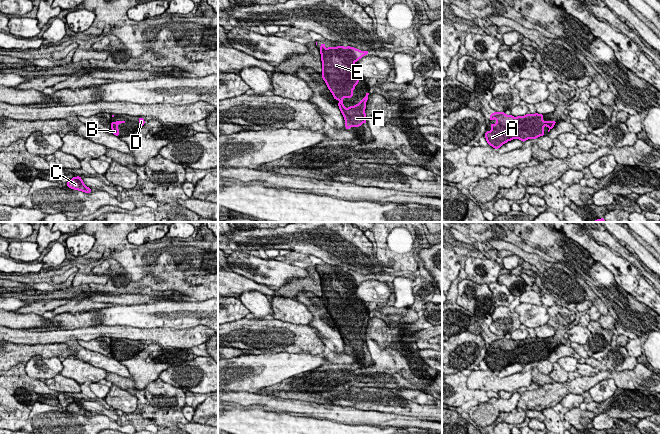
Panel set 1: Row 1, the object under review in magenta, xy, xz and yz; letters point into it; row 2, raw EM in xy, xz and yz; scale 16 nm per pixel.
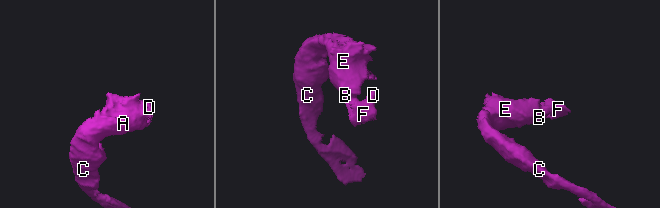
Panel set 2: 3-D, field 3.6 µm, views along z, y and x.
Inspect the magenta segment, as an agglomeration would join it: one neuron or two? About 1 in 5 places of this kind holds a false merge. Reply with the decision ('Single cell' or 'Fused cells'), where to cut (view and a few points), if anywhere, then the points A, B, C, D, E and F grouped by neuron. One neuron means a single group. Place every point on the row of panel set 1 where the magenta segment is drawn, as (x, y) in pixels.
Single cell. No split. Groups: A B C D E F

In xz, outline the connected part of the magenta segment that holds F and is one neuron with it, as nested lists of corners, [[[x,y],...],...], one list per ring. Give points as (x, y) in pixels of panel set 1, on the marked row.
[[[320,45],[322,61],[322,78],[335,100],[338,100],[339,109],[345,120],[345,128],[360,127],[366,120],[366,102],[370,92],[359,101],[358,104],[346,108],[343,104],[344,98],[352,98],[353,90],[361,78],[355,71],[355,62],[368,55],[369,51],[361,51],[354,47],[325,47]]]

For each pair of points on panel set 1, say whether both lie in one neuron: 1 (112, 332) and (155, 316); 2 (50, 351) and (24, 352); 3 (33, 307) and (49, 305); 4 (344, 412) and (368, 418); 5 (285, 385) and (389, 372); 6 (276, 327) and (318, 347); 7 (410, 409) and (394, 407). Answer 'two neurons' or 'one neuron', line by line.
1: two neurons
2: one neuron
3: one neuron
4: one neuron
5: one neuron
6: one neuron
7: one neuron

